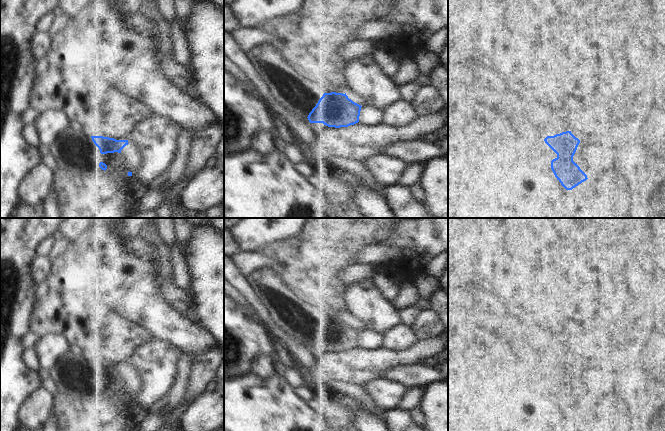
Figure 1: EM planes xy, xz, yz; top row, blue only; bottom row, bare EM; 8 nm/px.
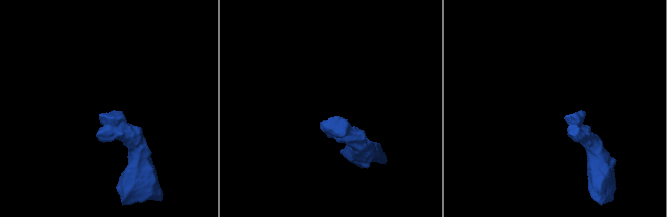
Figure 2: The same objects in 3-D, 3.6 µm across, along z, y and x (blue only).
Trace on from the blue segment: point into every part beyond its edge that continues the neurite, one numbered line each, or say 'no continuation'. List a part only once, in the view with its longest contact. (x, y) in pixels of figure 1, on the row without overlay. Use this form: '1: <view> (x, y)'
1: xz (293, 316)

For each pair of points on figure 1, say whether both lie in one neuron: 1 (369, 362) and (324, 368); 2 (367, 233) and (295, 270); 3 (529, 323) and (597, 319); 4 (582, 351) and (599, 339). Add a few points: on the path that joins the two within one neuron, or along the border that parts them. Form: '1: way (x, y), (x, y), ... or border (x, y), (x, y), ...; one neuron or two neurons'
1: way (358, 366), (335, 368); one neuron
2: way (349, 233), (340, 233), (313, 260); one neuron
3: way (546, 323), (560, 323), (567, 316), (580, 316); one neuron
4: way (586, 350), (595, 343); one neuron

